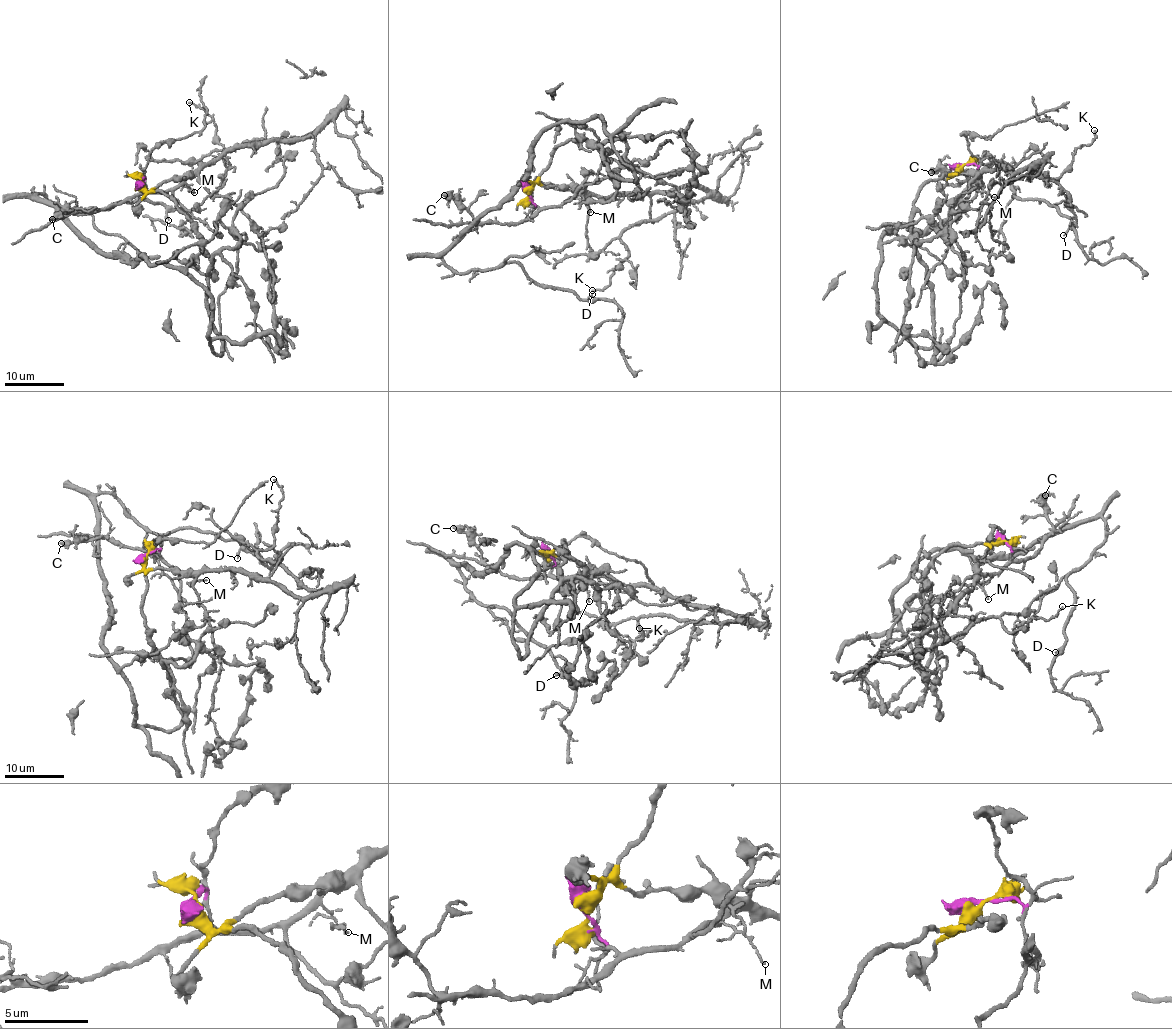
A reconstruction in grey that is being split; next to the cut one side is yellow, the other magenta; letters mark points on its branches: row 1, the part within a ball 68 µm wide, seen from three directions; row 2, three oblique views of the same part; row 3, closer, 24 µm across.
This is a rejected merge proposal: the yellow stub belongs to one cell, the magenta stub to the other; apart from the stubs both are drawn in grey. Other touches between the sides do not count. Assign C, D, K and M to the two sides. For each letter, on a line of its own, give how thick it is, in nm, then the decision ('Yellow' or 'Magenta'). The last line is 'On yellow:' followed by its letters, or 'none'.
C: Thickness 400 nm. Magenta
D: Thickness 170 nm. Yellow
K: Thickness 140 nm. Magenta
M: Thickness 120 nm. Magenta
On yellow: D

